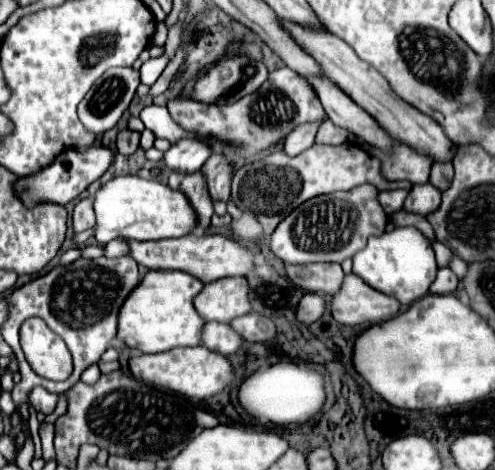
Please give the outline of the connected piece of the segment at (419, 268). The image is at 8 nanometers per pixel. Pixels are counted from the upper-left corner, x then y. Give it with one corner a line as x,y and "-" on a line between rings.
396,227
380,237
370,237
368,245
354,255
354,273
376,291
396,297
404,307
428,293
432,279
436,279
436,271
432,243
416,231
416,227

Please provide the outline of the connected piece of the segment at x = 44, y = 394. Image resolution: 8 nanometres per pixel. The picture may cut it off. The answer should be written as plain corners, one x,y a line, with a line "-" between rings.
36,387
28,399
37,412
52,413
58,403
58,395
48,393
44,387

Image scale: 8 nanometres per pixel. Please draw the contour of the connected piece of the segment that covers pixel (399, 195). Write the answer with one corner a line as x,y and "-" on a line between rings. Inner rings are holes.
396,189
396,191
382,191
378,199
380,199
380,205
384,207
386,215
392,215
392,213
396,213
396,211
400,211
400,209
402,209
402,203
404,203
406,195
408,195
408,191
404,191
404,189

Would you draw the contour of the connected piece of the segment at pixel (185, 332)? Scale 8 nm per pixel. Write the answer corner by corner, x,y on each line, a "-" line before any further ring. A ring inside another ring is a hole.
148,271
130,291
124,307
120,307
116,337
142,353
162,353
180,345
198,345
204,319
196,313
192,299
202,287
202,281
182,271

